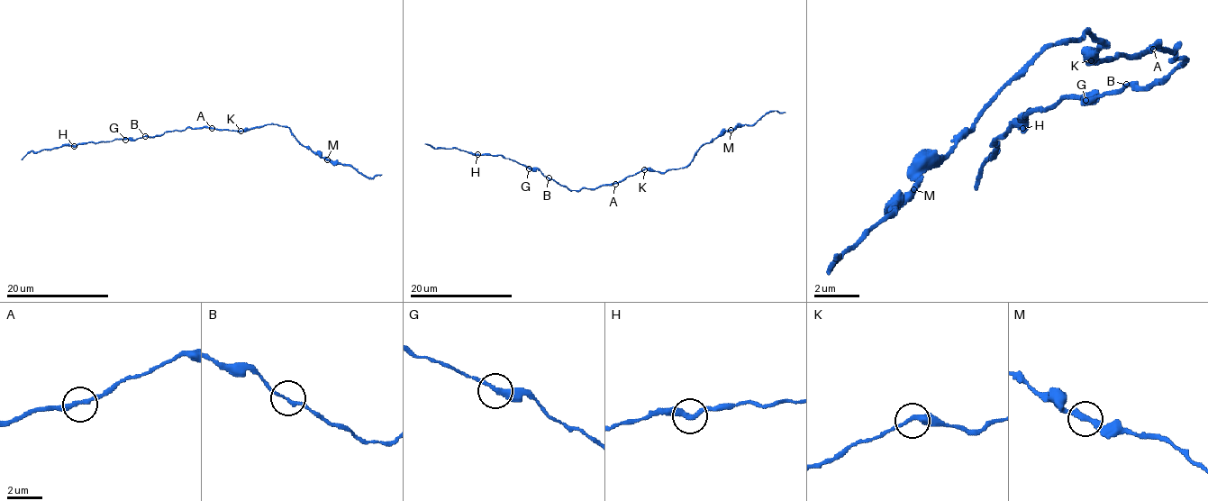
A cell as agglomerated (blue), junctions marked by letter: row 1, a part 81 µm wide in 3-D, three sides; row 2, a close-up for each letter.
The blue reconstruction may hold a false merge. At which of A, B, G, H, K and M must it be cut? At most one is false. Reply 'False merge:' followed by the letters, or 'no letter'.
False merge: no letter

